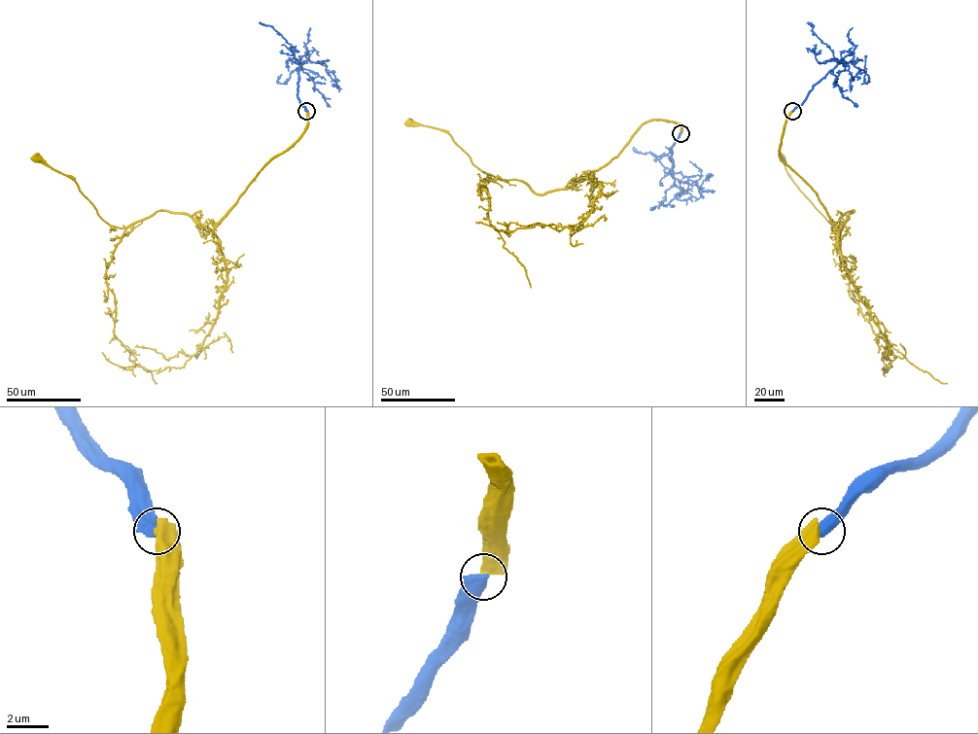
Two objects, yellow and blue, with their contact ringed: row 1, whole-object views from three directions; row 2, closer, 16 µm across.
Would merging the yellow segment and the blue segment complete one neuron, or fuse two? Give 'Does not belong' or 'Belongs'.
Does not belong

